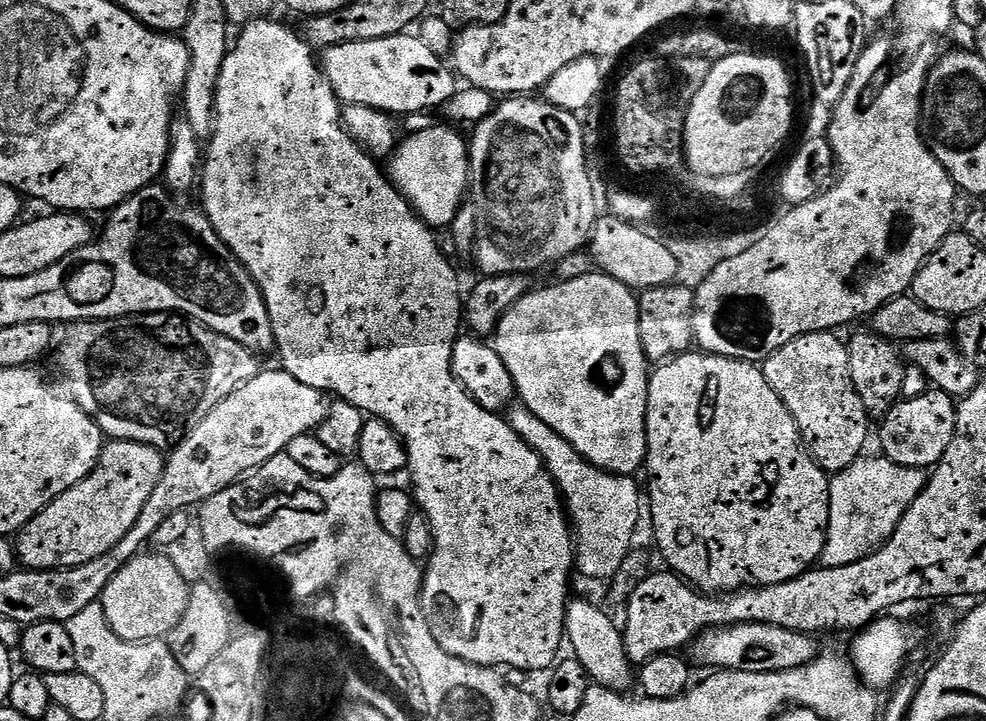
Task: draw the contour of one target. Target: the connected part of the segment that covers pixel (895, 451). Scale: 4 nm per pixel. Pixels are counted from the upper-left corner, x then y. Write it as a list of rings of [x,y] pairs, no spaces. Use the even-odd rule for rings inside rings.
[[[939,390],[926,391],[918,398],[897,400],[879,425],[883,455],[898,462],[898,466],[925,470],[935,468],[954,438],[956,405],[957,401],[953,397]]]

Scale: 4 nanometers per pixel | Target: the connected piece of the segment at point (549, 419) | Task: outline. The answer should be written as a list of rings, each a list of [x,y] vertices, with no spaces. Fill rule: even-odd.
[[[602,271],[591,272],[582,278],[573,280],[561,279],[560,284],[552,284],[549,288],[540,288],[537,292],[525,291],[520,300],[514,302],[501,318],[494,333],[494,347],[496,353],[506,362],[506,370],[516,383],[518,400],[523,407],[534,413],[546,426],[566,438],[580,456],[585,456],[591,464],[606,472],[613,472],[616,476],[632,476],[636,471],[645,467],[648,458],[648,439],[646,438],[646,410],[648,409],[648,382],[650,379],[650,362],[644,357],[642,338],[638,332],[638,318],[640,317],[640,301],[637,293],[613,276],[607,276]]]

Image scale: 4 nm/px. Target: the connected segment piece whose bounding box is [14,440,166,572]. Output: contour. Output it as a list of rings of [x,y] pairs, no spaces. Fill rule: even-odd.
[[[112,440],[105,443],[96,468],[82,482],[78,482],[70,490],[66,490],[54,502],[46,505],[33,520],[19,533],[14,547],[19,563],[25,569],[45,572],[55,568],[77,568],[82,562],[90,562],[93,558],[102,558],[138,522],[138,514],[142,514],[142,506],[150,502],[150,494],[154,494],[154,486],[158,486],[160,476],[164,472],[166,456],[159,448],[151,444],[139,444],[133,440]]]

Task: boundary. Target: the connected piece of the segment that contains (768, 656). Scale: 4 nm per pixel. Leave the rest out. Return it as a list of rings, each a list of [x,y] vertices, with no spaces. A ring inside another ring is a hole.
[[[732,624],[728,628],[707,628],[692,639],[686,656],[693,665],[704,670],[727,670],[729,672],[785,672],[809,664],[818,655],[811,635],[794,630],[782,630],[782,626],[769,624]]]

